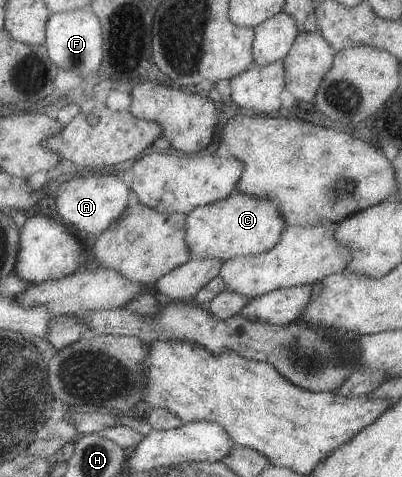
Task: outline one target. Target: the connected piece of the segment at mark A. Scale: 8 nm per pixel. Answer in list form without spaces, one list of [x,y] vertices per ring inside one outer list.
[[[96,174],[87,177],[73,177],[59,187],[57,205],[63,215],[63,222],[70,222],[77,229],[85,233],[99,236],[117,221],[126,212],[134,195],[131,186],[121,181],[119,175]]]

